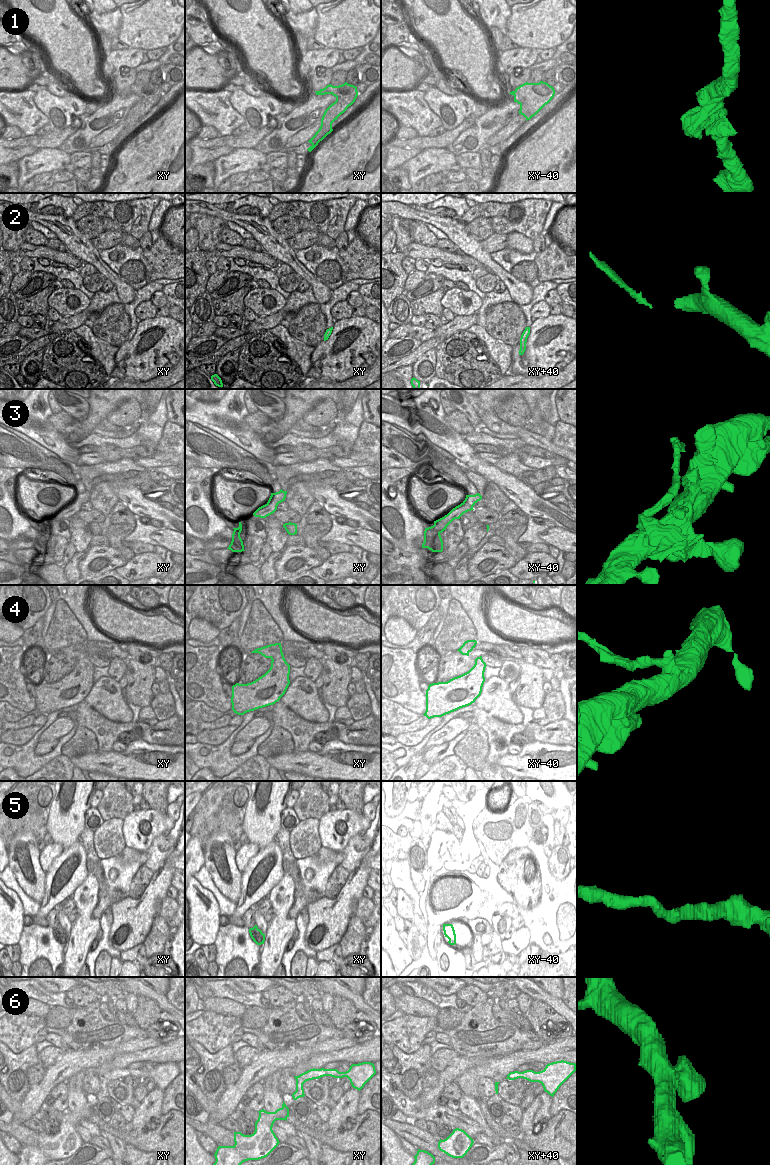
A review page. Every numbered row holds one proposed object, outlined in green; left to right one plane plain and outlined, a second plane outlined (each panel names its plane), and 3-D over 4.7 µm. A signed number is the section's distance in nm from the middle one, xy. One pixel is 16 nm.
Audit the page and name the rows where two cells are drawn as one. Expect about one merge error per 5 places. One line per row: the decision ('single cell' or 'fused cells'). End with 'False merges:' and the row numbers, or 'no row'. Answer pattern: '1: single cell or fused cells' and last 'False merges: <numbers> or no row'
1: single cell
2: single cell
3: fused cells
4: fused cells
5: single cell
6: single cell
False merges: 3, 4

